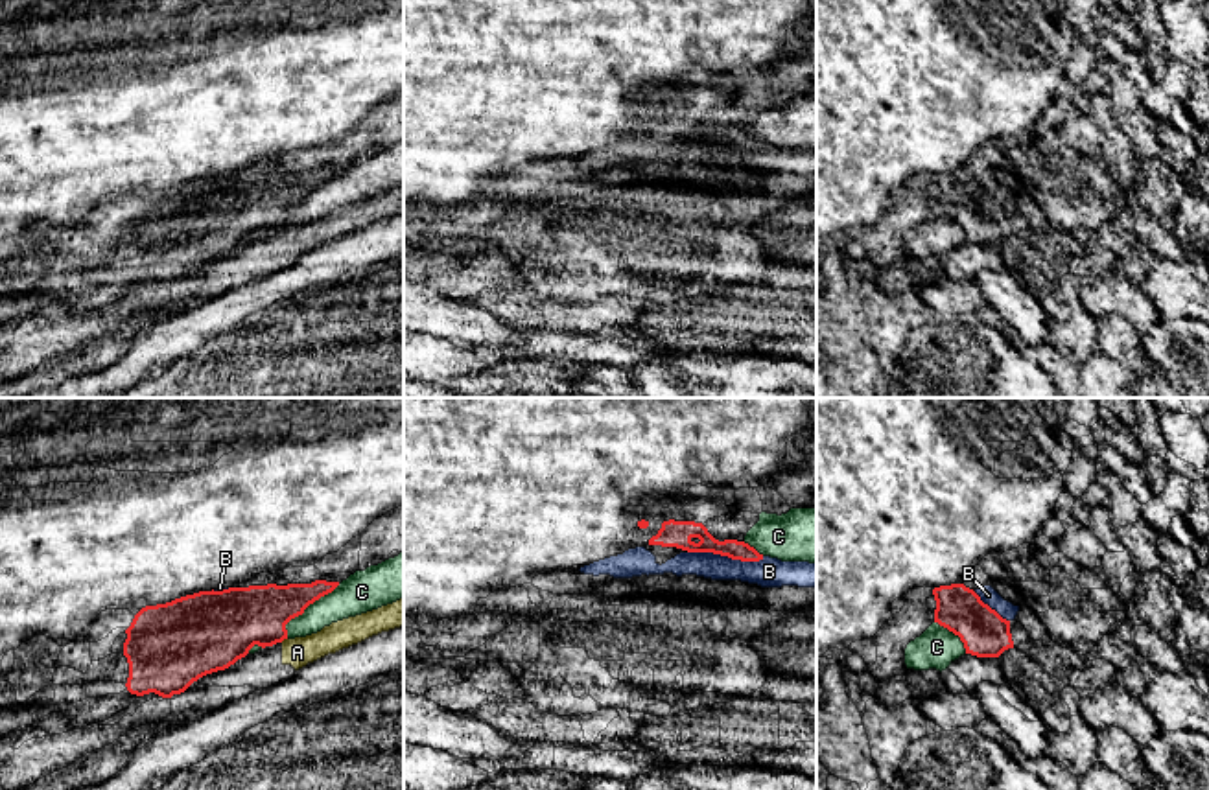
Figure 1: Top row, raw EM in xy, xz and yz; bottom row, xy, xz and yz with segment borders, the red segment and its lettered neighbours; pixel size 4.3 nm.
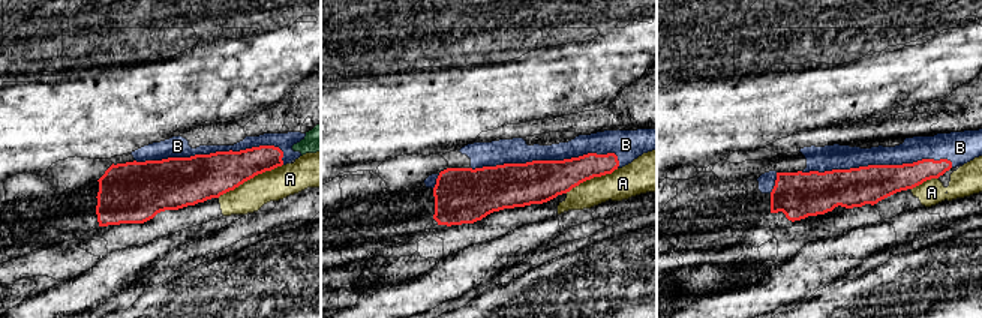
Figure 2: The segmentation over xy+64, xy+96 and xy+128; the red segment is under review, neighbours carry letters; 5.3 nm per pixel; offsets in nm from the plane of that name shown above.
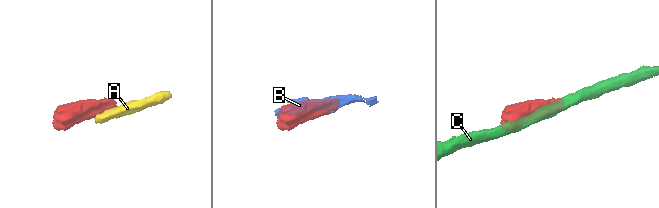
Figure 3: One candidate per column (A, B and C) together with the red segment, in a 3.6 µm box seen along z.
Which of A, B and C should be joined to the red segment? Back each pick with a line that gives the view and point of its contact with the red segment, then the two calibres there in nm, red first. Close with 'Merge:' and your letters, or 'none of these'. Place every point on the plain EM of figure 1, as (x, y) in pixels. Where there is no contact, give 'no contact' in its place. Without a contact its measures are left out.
B: xz (727, 142) | 120/130 nm
Merge: B

